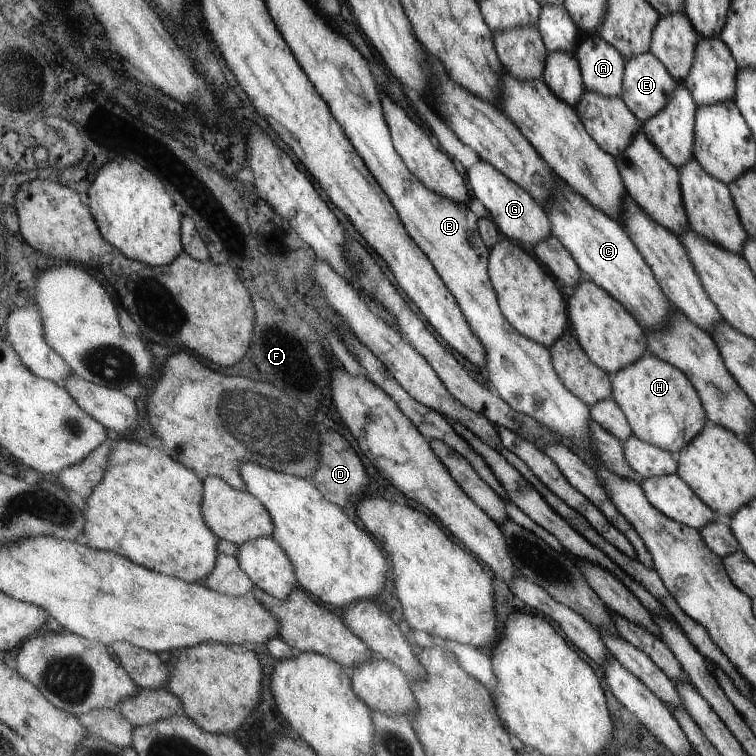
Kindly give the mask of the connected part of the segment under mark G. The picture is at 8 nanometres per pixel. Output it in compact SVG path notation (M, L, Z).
M481 160L470 169L464 169L464 172L469 178L471 188L474 189L474 196L479 198L488 212L492 214L492 220L504 237L533 247L540 241L544 241L546 237L552 236L552 223L545 208L532 197L529 191L502 174L497 167Z

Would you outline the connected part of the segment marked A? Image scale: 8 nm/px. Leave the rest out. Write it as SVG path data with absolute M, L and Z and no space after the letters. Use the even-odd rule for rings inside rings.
M599 35L582 36L576 54L588 91L607 97L620 96L624 85L626 58L617 47Z

